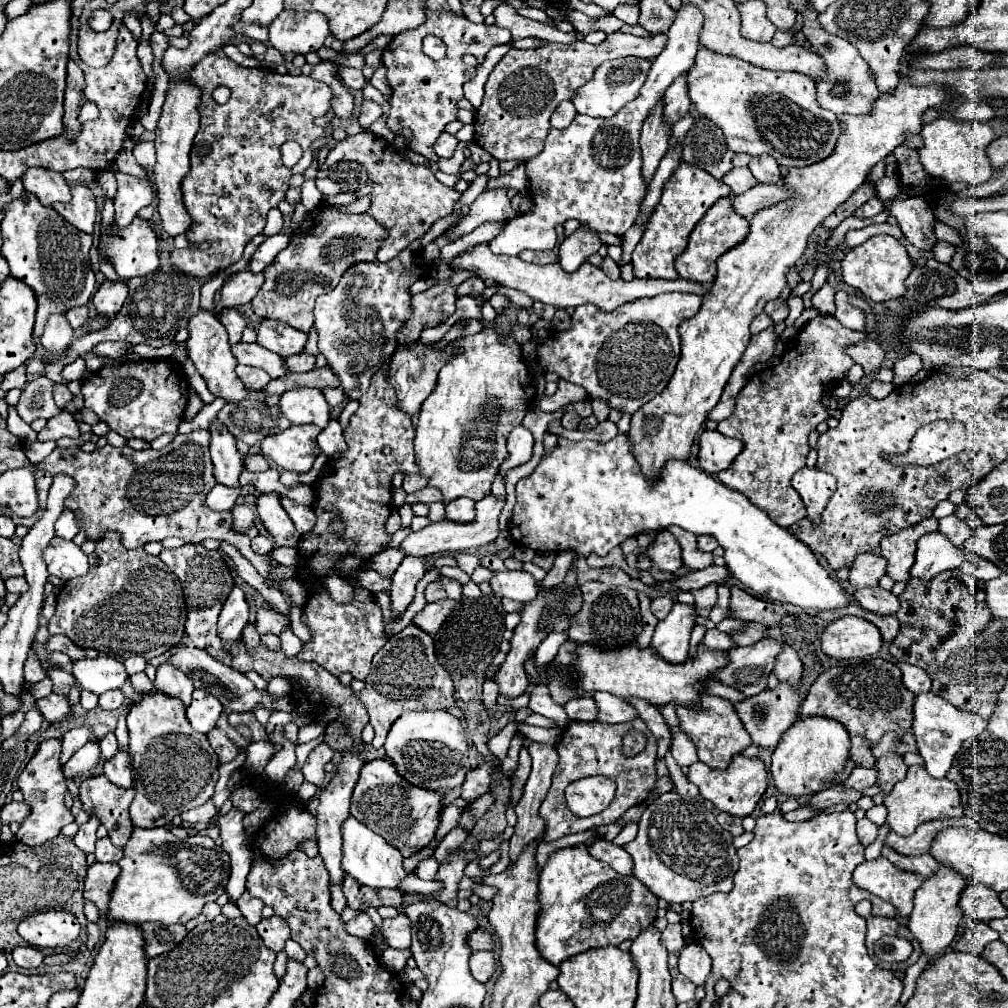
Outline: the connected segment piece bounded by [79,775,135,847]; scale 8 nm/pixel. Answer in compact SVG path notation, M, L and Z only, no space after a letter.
M105 775L89 777L79 787L83 809L107 827L109 839L115 847L125 847L131 837L133 823L129 819L129 805L135 797L133 789L121 789L107 781Z

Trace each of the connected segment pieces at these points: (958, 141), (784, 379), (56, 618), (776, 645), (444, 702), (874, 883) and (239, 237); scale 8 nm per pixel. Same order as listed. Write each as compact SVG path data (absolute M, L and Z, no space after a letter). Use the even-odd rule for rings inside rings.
M937 117L923 127L921 137L923 147L919 149L919 159L931 177L943 179L945 183L965 181L969 185L983 185L991 177L991 165L985 155L985 147L995 139L995 133L987 123Z
M817 315L785 343L777 365L749 377L737 395L735 413L717 425L719 433L743 441L743 451L729 469L717 475L719 481L743 493L753 505L763 509L771 521L785 529L807 517L805 505L791 485L791 477L805 467L809 433L819 423L829 421L829 413L821 403L823 397L827 397L855 365L855 361L847 357L845 347L863 339L867 339L865 333L855 333L839 325L833 315Z
M107 533L107 537L97 541L95 551L89 555L91 569L87 575L71 579L57 595L57 609L49 621L51 635L67 635L79 647L97 649L99 655L115 657L125 661L131 655L141 655L147 661L169 651L185 635L187 605L181 591L181 581L175 573L153 555L147 555L143 549L123 549L119 533Z
M767 637L747 647L733 647L727 651L727 665L715 677L719 683L735 687L747 697L757 695L767 689L767 677L773 671L773 661L781 647L781 641Z
M409 623L403 631L395 633L381 651L373 657L371 673L365 679L365 689L359 691L359 699L365 703L369 713L369 723L375 729L373 747L381 749L387 737L387 731L395 723L395 719L411 709L429 711L429 709L447 709L455 707L457 701L453 697L453 681L451 675L439 665L435 655L435 643L429 633L423 633L417 625Z
M879 857L857 865L853 881L857 887L891 903L901 917L909 917L913 911L913 895L925 879L915 873L899 871L885 857Z
M209 55L203 61L199 61L191 73L191 79L203 89L201 95L201 127L199 133L195 135L193 149L191 149L191 171L185 175L181 181L183 189L183 203L187 213L191 215L193 223L187 231L189 247L187 249L173 249L171 251L171 263L185 271L187 275L205 279L217 273L219 269L225 269L233 263L237 263L243 257L245 245L263 231L267 223L267 213L269 209L277 207L281 199L285 199L285 193L289 189L289 177L293 175L293 169L287 169L281 161L281 145L285 141L297 141L303 149L301 161L295 165L295 173L303 173L311 161L311 143L317 141L323 135L331 135L333 125L327 123L325 127L317 127L313 121L317 117L325 117L331 109L331 99L333 93L323 85L323 81L315 81L311 77L299 75L279 75L267 69L247 69L231 59L223 59L217 55ZM225 85L231 89L231 97L225 105L219 105L211 93L219 87ZM207 243L207 249L201 249L201 245Z

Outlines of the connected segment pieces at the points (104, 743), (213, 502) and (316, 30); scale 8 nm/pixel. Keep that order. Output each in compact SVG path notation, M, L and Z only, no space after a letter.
M113 733L105 735L105 737L99 741L99 745L101 745L101 755L103 755L105 761L109 761L111 757L115 757L115 753L119 751L119 747L117 747L117 739L115 739Z
M215 485L209 495L207 495L207 507L209 509L215 509L215 511L227 511L235 505L239 497L239 489L233 489L233 487L225 487L225 485Z
M283 11L269 25L269 41L281 53L317 51L329 37L327 17L315 11Z

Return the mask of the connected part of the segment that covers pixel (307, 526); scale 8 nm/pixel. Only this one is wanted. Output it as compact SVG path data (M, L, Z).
M281 497L281 505L283 505L283 509L287 511L287 515L291 517L291 521L295 523L295 529L297 529L301 535L305 535L305 533L309 533L309 531L313 529L317 517L315 517L315 513L313 513L311 507L299 505L299 503L295 503L295 501L287 499L287 497Z

